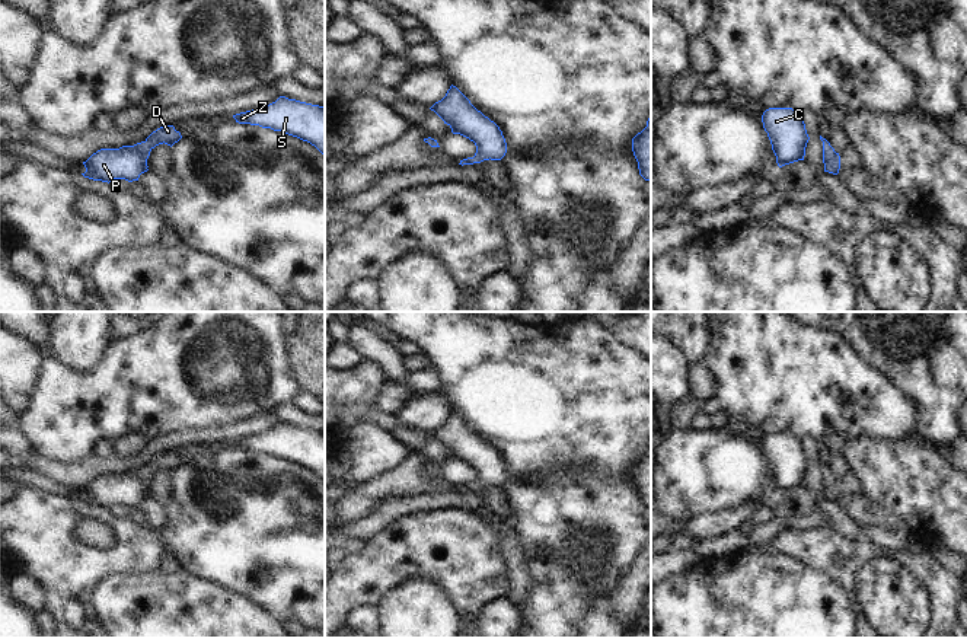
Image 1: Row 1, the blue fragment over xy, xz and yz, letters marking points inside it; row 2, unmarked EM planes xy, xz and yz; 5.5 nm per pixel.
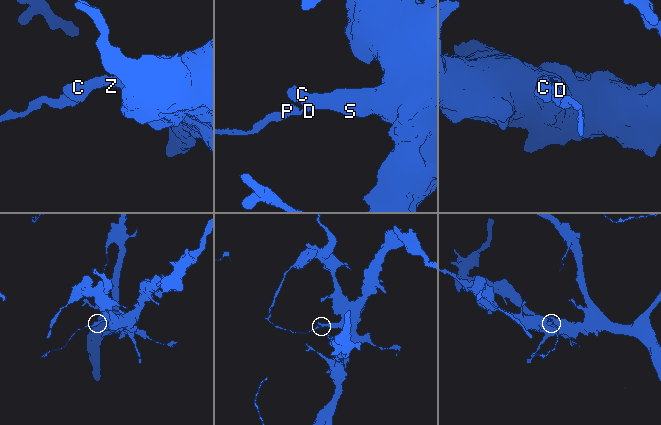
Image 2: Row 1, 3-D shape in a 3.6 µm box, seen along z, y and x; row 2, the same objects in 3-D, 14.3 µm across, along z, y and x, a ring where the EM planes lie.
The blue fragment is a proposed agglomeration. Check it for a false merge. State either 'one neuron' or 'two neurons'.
one neuron

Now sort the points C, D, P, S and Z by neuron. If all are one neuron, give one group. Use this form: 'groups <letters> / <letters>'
groups C D P S Z

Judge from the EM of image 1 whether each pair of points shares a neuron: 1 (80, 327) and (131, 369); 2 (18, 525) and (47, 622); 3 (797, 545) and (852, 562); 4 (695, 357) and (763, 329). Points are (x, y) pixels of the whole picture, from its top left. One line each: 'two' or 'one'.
1: two
2: two
3: one
4: two

